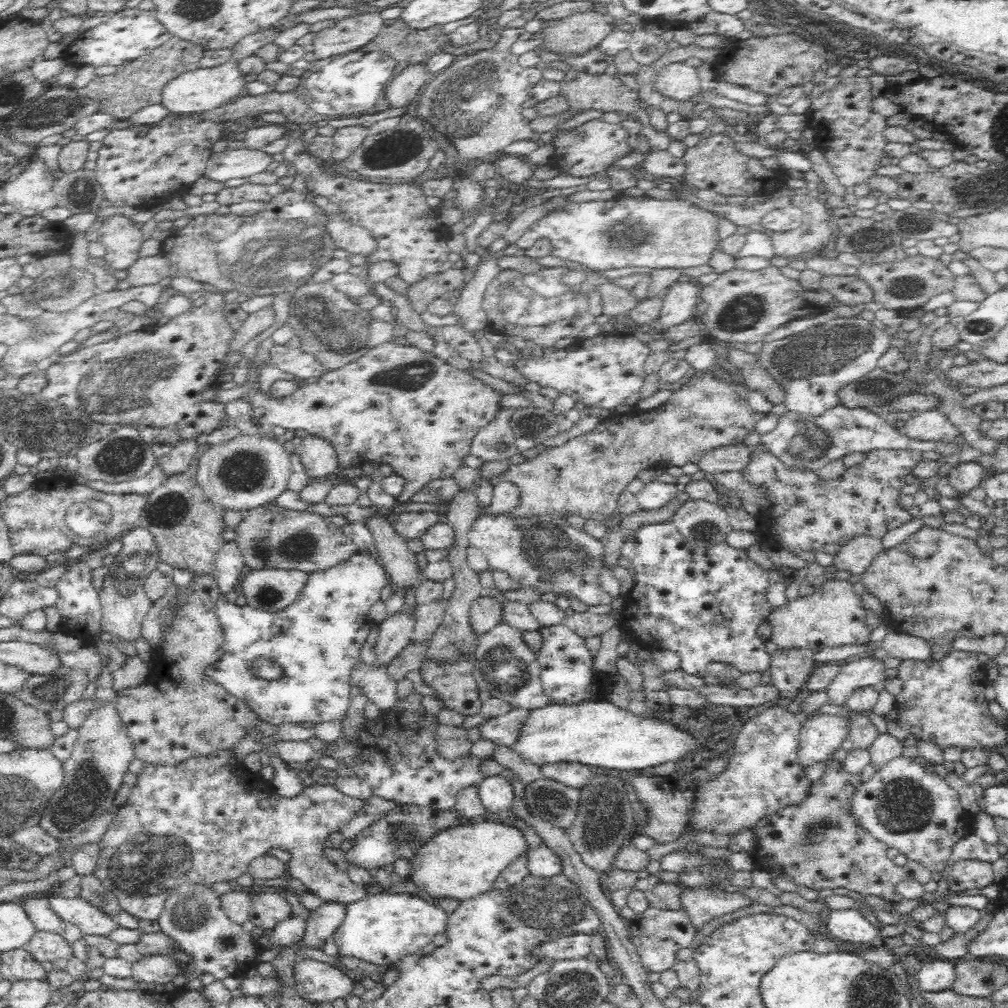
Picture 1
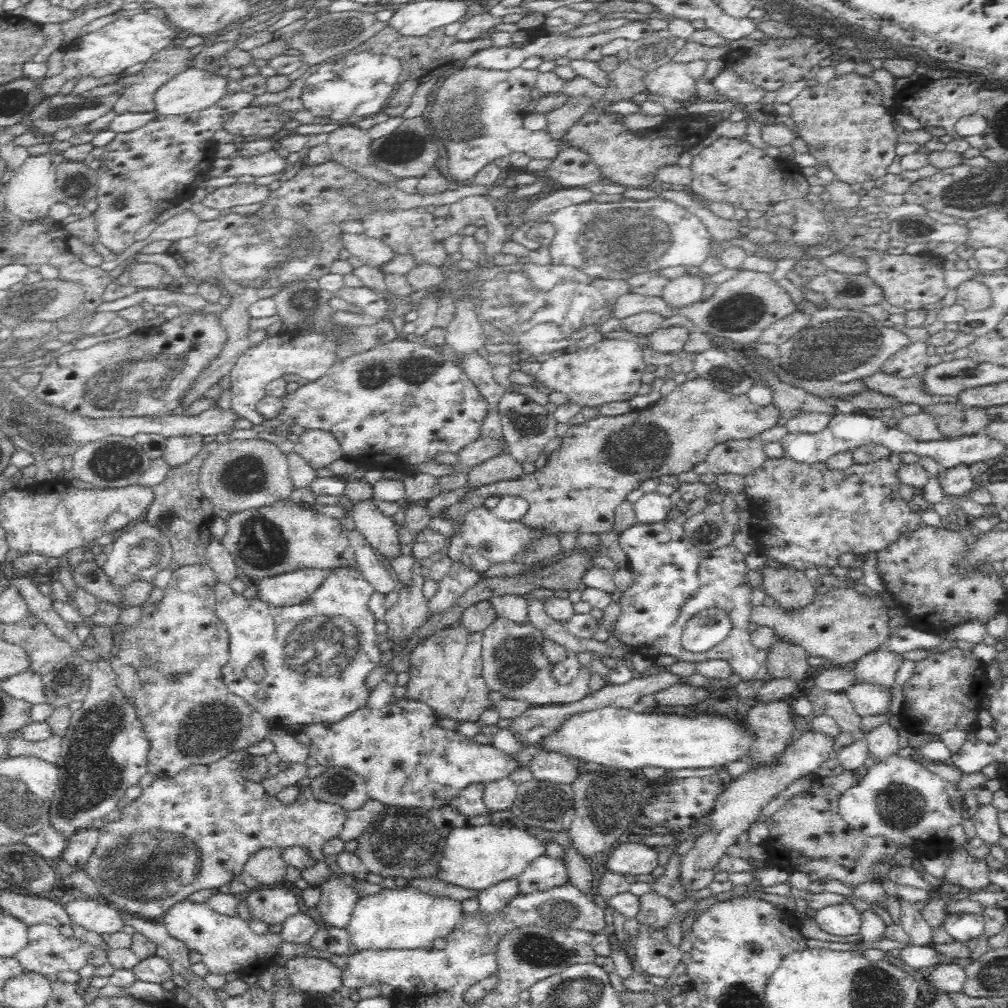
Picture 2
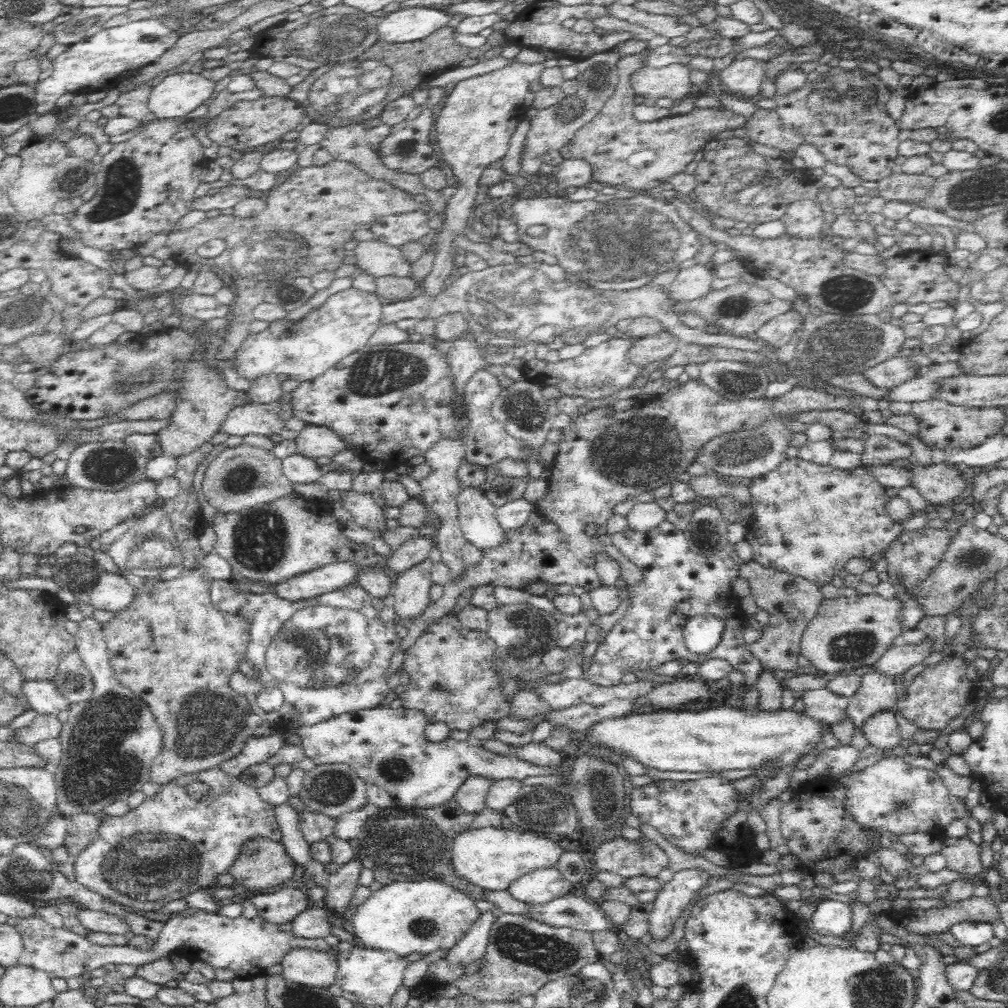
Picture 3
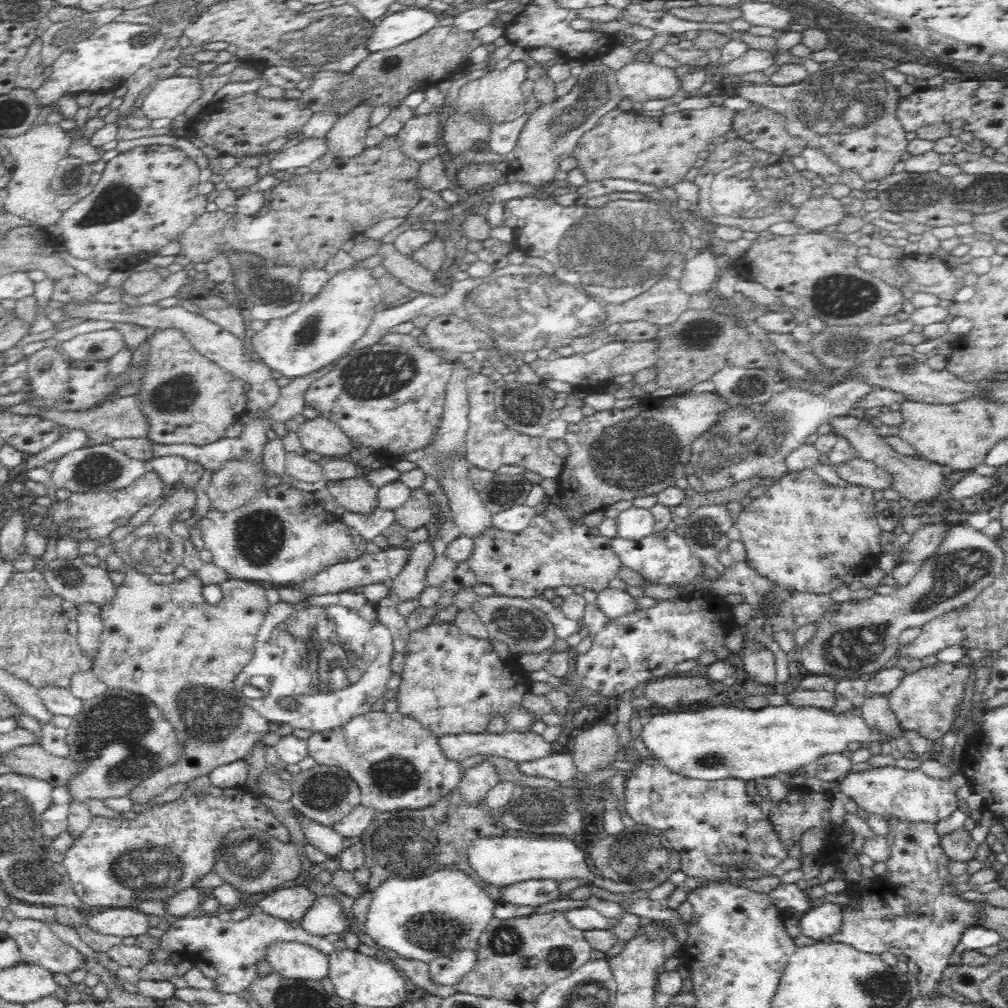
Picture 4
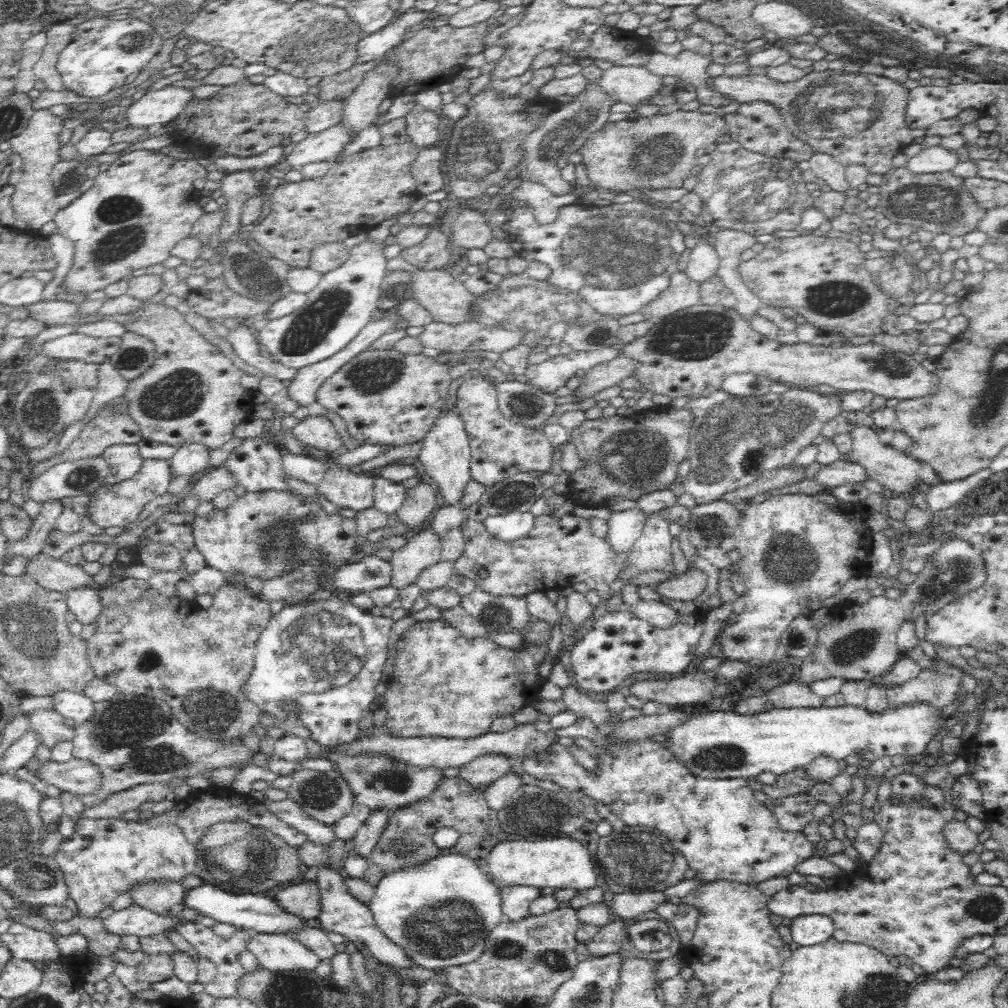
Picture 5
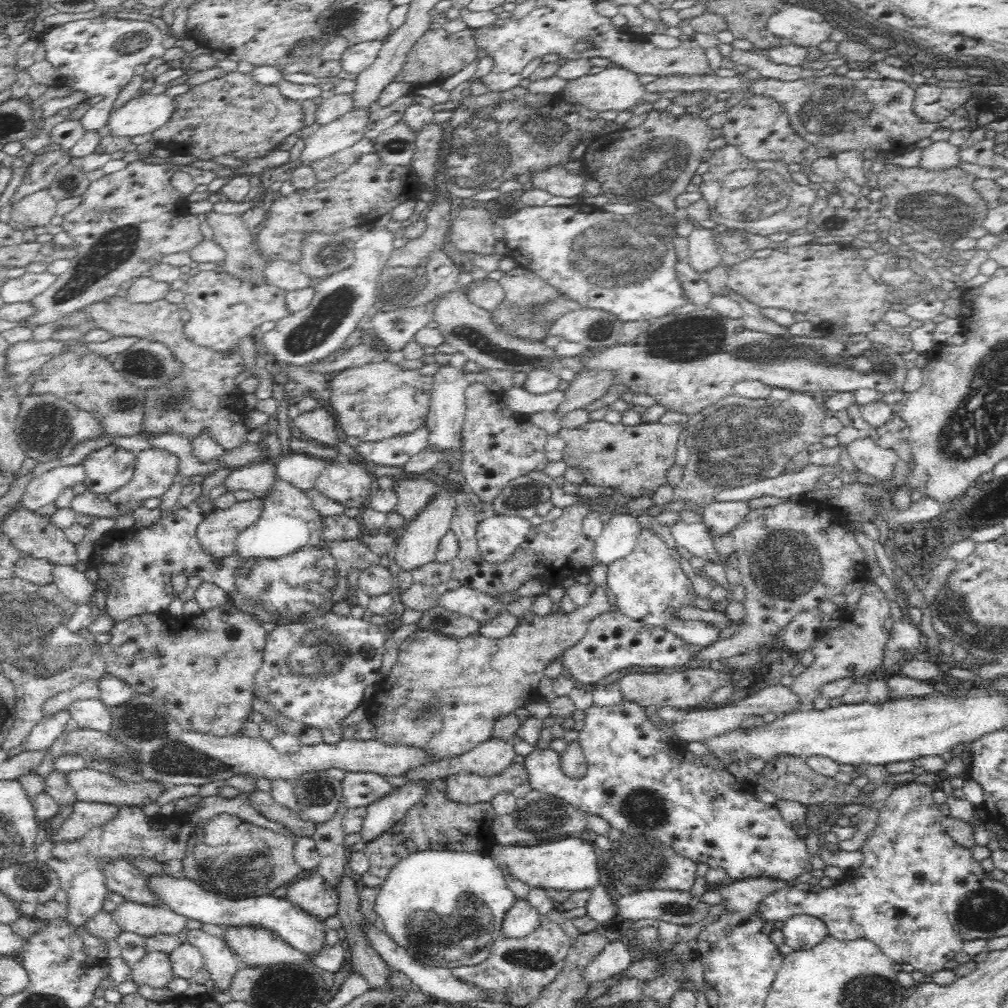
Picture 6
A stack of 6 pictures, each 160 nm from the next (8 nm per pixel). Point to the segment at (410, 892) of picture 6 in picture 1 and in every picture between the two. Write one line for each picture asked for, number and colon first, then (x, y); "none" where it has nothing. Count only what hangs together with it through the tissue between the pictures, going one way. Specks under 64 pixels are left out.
1: (381, 929)
2: (400, 918)
3: (404, 917)
4: (424, 918)
5: (441, 914)

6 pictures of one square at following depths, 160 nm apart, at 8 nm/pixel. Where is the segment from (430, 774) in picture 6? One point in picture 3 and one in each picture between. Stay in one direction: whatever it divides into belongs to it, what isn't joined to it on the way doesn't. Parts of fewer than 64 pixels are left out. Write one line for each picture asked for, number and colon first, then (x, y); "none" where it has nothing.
3: (471, 797)
4: (476, 782)
5: (481, 772)

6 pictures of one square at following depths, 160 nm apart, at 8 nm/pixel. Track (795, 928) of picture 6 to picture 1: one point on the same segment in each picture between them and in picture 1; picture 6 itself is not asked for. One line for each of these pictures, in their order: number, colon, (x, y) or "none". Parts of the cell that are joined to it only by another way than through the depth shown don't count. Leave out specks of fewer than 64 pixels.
1: (850, 925)
2: (841, 919)
3: (831, 918)
4: (820, 923)
5: (811, 929)

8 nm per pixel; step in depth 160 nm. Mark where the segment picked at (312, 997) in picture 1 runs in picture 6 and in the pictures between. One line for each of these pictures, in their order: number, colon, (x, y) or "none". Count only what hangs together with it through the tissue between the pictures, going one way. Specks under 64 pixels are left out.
2: (310, 974)
3: (308, 967)
4: (291, 959)
5: (275, 952)
6: (253, 946)

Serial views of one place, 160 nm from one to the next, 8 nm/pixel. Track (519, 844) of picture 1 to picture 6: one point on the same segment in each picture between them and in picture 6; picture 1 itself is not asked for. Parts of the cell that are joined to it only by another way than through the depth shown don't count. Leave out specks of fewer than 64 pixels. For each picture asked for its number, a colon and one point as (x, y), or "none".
2: (476, 857)
3: (492, 858)
4: (500, 860)
5: (561, 863)
6: (570, 864)

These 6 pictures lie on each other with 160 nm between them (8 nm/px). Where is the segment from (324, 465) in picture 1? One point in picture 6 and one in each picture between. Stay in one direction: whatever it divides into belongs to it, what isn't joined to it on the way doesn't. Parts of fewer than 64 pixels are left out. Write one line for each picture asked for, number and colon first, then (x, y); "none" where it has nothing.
2: (319, 448)
3: (313, 441)
4: (321, 435)
5: (317, 431)
6: (318, 424)

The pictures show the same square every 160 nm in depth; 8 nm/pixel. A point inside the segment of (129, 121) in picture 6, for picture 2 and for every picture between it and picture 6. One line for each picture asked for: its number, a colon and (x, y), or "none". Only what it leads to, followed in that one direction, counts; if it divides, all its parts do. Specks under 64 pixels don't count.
2: (192, 90)
3: (177, 94)
4: (170, 97)
5: (164, 105)

